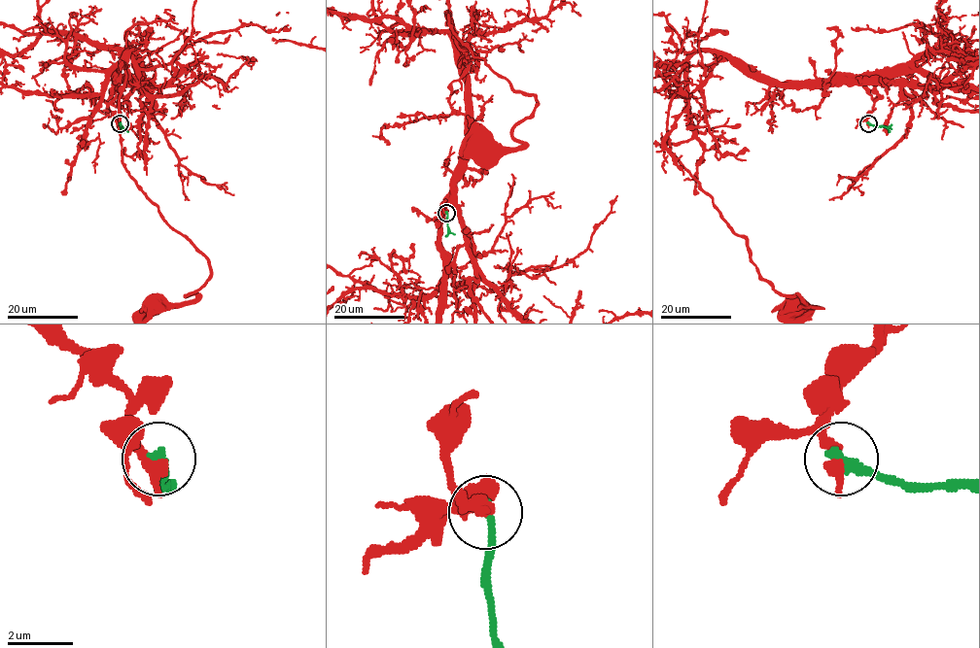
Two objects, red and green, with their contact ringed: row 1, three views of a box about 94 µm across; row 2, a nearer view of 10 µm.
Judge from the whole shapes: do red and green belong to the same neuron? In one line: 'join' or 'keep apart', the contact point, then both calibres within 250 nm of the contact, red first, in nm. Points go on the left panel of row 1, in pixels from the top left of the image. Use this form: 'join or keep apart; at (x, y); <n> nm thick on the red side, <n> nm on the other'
keep apart; at (120, 123); 480 nm thick on the red side, 300 nm on the other

